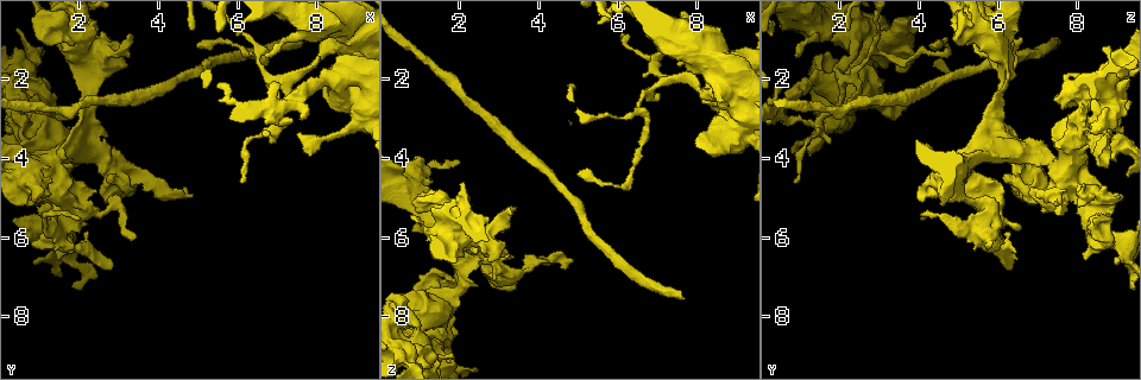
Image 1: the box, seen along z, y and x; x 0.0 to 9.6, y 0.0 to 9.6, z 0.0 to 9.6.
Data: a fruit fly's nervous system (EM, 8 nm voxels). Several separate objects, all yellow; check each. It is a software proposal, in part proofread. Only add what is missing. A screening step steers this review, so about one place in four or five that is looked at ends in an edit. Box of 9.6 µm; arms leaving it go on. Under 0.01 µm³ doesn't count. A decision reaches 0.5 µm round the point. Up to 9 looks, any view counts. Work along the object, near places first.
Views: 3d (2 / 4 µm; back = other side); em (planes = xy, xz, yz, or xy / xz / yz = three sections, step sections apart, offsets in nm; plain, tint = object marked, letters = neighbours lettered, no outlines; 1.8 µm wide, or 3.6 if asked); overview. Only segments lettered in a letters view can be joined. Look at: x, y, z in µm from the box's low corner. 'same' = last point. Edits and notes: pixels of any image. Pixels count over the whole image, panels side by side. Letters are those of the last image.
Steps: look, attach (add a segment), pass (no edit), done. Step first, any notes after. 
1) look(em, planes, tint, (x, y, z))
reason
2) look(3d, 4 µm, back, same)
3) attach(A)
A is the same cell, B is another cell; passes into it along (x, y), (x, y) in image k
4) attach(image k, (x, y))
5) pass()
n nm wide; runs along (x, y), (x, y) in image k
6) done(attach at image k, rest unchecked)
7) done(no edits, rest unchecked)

look(em, planes, letters, (1.40, 5.60, 5.65))
abrupt turn

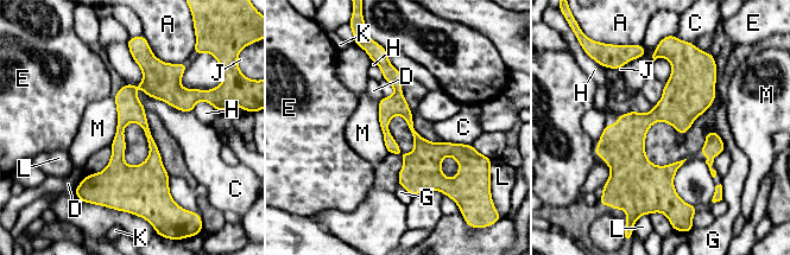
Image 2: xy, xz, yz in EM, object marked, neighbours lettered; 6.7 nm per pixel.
pass()
C touches over 460 nm; A, C, D, E, G, H, J, K, L and M are other cells; none of them fits

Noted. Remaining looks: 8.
look(em, yz, step 16, letters, (4.90, 1.10, 4.40))
free end

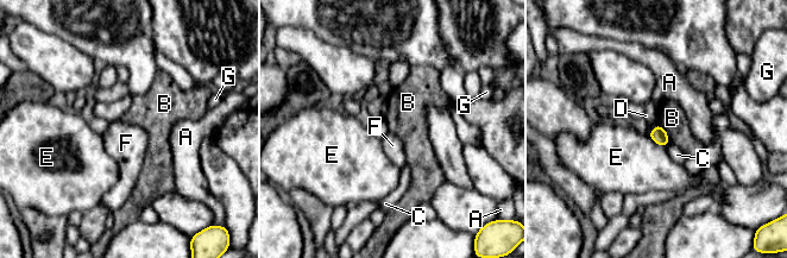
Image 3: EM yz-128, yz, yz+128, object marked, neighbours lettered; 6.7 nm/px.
look(em, planes, letters, same)

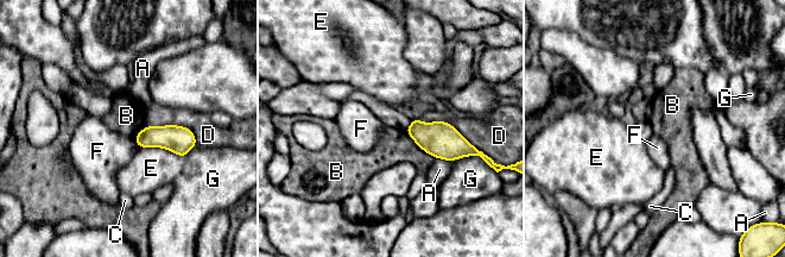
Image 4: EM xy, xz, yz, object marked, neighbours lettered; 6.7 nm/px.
pass()
A, B, C, D, E, F and G are other cells; none of them fits

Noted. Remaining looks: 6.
look(3d, 4 µm, (0.80, 1.75, 9.15))
sharp bend

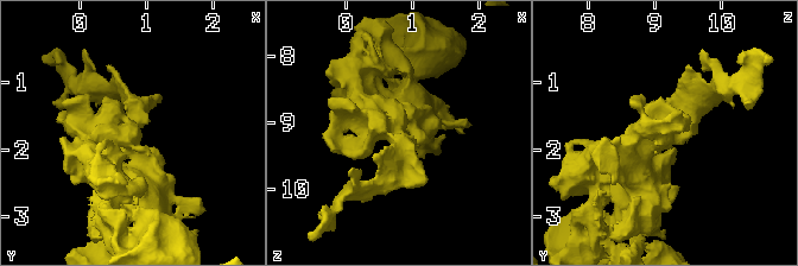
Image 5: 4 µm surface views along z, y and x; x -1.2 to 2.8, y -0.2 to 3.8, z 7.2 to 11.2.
look(em, xy, step 8, tint, (0.80, 1.70, 9.15))

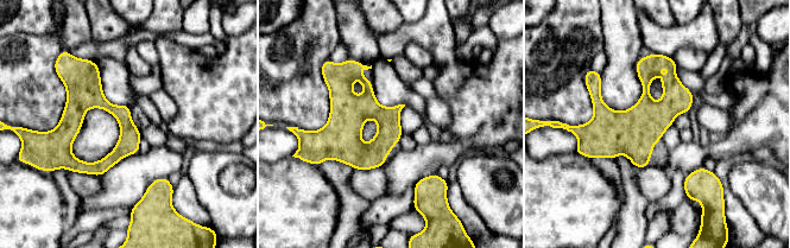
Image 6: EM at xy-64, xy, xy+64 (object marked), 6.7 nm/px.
look(em, planes, letters, same)

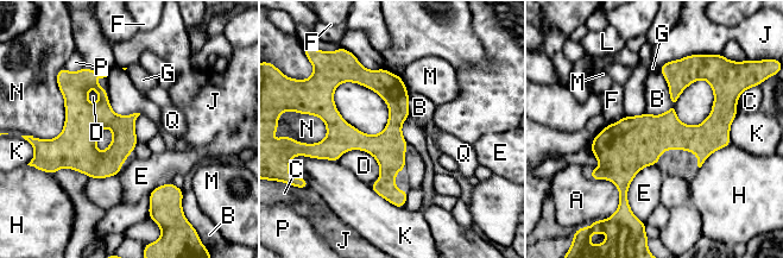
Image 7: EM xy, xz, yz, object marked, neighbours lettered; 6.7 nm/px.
pass()
160 nm wide; A, B, C, D, E, F, G, H, J, K, L, M, N, P and Q are other cells; no lettered segment goes on from it

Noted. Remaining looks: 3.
look(em, planes, letters, (7.70, 1.10, 7.55))
branch stops here

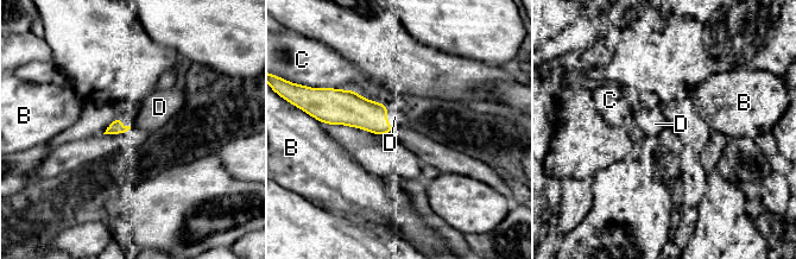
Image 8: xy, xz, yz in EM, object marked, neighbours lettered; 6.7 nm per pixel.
attach(D)
D is the same cell, B and C are other cells; the cell continues

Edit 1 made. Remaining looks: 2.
done(attach at image 8, rest unchecked)

